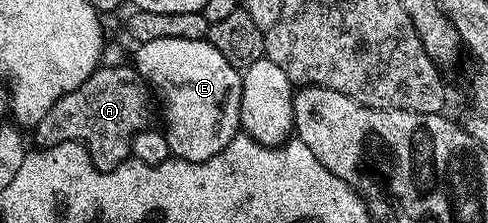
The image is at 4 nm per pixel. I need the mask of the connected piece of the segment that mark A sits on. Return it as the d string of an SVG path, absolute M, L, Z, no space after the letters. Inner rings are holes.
M100 66L78 90L67 92L34 125L37 145L52 148L67 140L82 146L92 165L100 172L112 172L132 155L132 139L149 127L154 96L135 67L106 68Z

